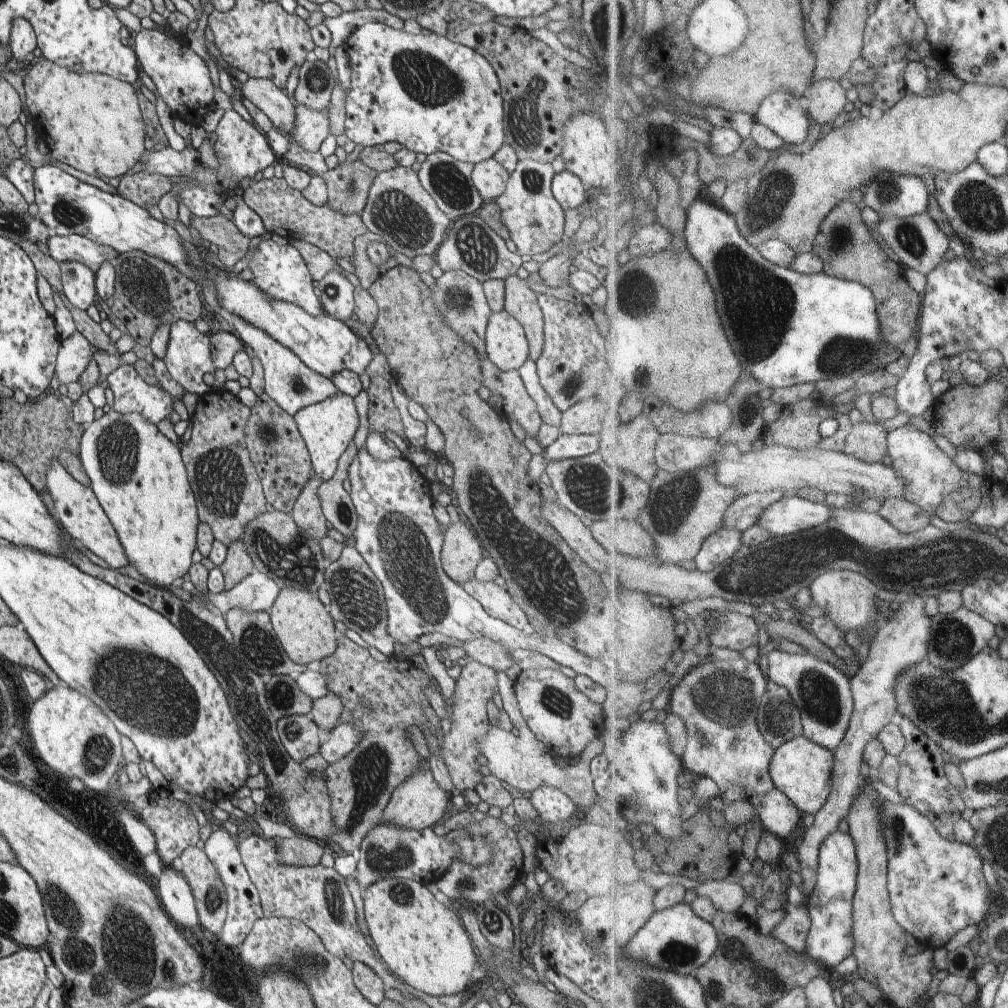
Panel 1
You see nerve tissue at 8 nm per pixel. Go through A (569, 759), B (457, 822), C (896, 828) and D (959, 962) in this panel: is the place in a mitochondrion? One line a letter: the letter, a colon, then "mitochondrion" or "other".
A: other
B: other
C: mitochondrion
D: other

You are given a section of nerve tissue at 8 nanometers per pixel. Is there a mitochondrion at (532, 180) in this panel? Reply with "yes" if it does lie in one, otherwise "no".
yes

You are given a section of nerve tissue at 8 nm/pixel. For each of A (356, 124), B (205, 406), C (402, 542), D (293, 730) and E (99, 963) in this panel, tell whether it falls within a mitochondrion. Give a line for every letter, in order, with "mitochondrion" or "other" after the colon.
A: other
B: other
C: mitochondrion
D: mitochondrion
E: mitochondrion

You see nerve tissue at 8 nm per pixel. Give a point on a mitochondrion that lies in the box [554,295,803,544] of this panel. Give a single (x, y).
(588, 485)

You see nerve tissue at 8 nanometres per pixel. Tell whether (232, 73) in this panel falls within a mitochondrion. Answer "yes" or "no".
no

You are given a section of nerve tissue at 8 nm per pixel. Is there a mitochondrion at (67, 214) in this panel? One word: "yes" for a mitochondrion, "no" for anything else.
yes

